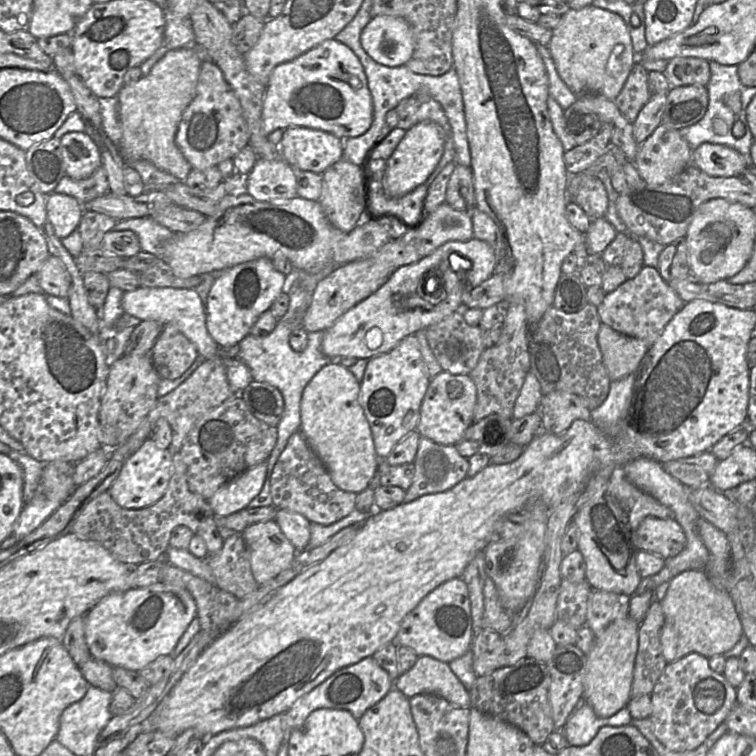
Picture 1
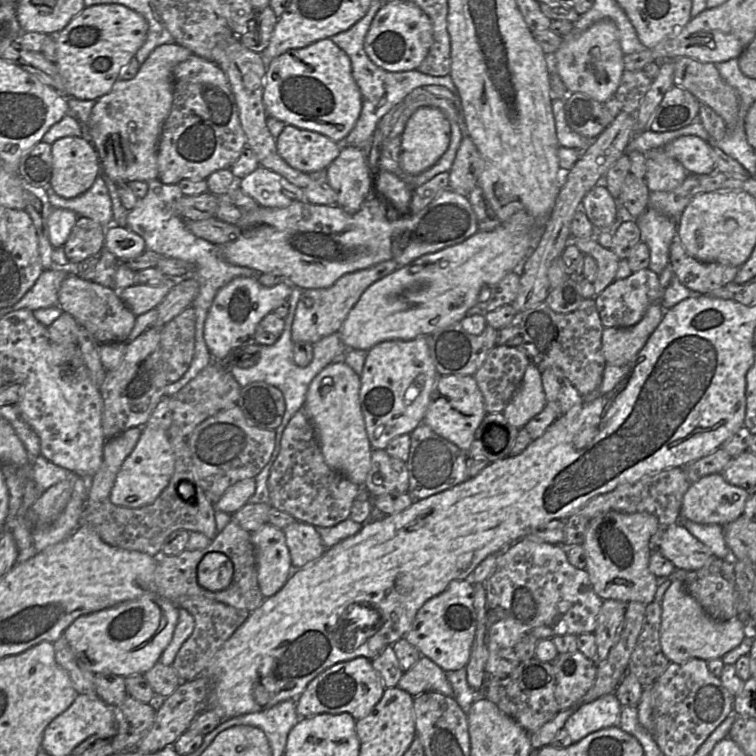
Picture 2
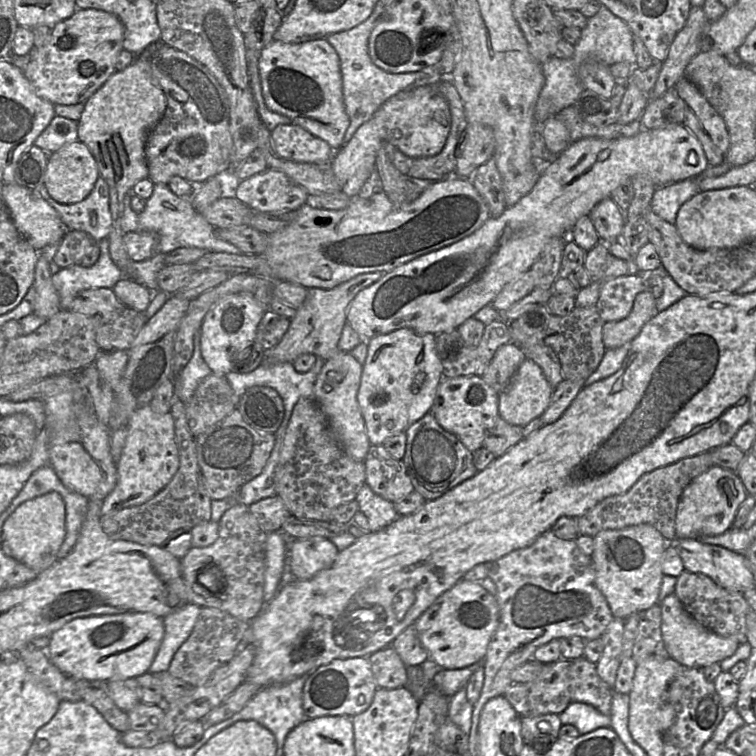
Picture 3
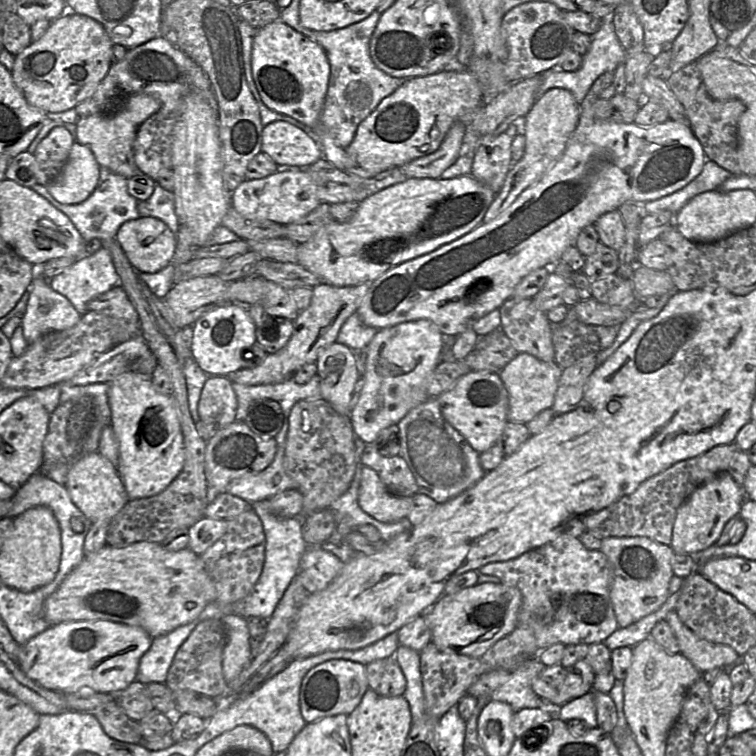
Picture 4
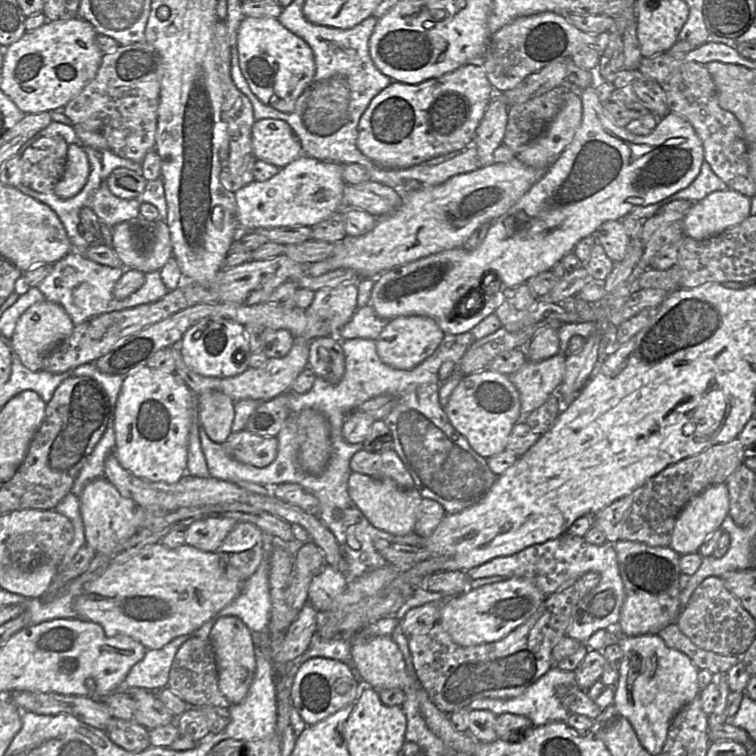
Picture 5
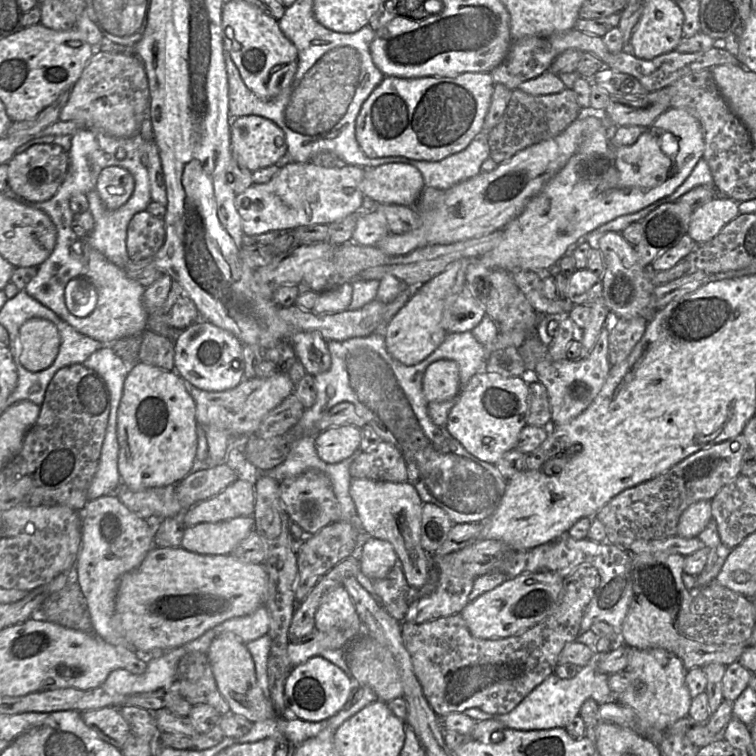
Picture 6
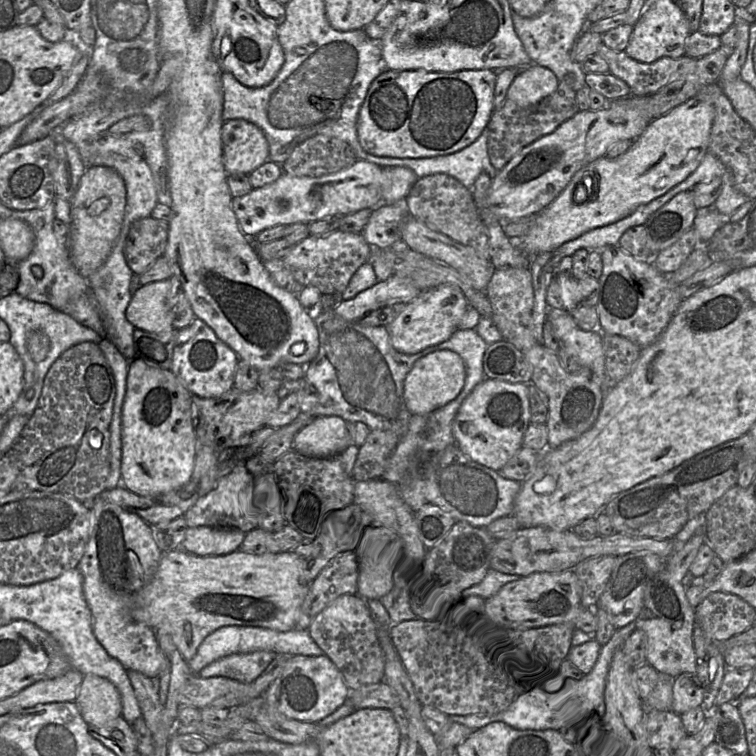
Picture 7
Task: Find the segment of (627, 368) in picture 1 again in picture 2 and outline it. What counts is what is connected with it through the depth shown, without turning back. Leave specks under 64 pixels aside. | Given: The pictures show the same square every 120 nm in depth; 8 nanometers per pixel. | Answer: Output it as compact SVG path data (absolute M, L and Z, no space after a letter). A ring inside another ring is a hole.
M652 304L636 325L628 328L604 328L602 352L606 364L624 366L633 362L663 319L661 304Z

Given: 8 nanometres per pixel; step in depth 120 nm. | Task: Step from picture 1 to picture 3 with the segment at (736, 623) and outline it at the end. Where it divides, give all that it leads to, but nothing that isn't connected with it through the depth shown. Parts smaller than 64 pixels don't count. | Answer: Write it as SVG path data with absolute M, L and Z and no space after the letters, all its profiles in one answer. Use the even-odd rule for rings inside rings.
M673 592L661 603L661 631L669 657L687 668L705 668L732 656L740 643L735 636L723 637L715 634L696 621L683 607Z

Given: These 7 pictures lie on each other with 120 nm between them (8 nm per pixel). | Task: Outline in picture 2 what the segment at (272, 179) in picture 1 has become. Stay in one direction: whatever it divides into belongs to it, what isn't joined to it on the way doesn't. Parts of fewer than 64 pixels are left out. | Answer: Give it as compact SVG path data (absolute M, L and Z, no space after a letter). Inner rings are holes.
M262 166L242 178L239 187L262 207L284 208L294 202L305 201L303 189Z

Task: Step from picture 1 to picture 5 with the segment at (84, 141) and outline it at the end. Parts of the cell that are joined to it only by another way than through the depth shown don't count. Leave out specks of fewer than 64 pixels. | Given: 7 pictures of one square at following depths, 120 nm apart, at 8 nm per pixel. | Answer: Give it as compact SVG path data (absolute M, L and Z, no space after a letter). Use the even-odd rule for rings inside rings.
M79 143L68 145L65 172L54 187L54 194L62 199L77 195L85 186L90 173L90 165L84 148Z

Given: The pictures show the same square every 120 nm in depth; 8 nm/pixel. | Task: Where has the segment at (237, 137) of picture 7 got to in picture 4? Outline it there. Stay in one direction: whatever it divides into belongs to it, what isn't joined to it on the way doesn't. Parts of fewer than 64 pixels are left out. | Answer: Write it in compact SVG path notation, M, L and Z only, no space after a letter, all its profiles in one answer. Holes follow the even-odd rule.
M274 121L263 127L261 151L279 168L306 168L323 157L316 138L285 121Z

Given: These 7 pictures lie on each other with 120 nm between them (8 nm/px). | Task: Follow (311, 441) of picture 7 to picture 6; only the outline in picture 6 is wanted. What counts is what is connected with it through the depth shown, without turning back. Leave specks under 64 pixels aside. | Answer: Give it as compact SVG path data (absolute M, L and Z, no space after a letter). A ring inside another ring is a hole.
M344 424L330 427L316 434L315 446L319 457L327 463L338 463L360 447L360 428Z

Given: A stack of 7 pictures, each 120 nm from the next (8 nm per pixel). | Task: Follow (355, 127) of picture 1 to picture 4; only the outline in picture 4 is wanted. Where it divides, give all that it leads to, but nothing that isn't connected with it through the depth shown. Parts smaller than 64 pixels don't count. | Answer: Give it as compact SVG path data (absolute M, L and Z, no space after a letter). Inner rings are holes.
M274 21L259 29L254 37L252 51L252 74L259 95L268 108L288 115L311 129L323 151L323 157L338 169L350 169L351 159L345 149L337 146L333 139L318 128L319 117L325 102L329 78L330 64L324 49L316 42L297 32L282 21Z

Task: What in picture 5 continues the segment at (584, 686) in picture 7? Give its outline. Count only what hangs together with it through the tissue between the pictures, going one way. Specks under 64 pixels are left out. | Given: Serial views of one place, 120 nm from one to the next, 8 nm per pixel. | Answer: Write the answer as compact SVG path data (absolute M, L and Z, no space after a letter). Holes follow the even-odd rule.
M554 665L521 695L507 700L489 698L475 700L468 706L468 709L469 711L489 710L496 715L510 713L526 716L532 721L534 727L539 727L554 721L566 722L570 713L563 707L561 701L556 695L556 688L559 685L577 686L575 673L573 671L560 670Z

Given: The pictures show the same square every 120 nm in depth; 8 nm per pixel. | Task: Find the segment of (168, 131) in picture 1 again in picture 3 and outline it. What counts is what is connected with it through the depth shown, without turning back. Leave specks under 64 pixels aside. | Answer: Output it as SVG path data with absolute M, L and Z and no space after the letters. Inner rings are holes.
M155 42L151 44L149 47L147 47L145 50L143 50L139 55L136 56L135 61L127 67L124 71L116 71L105 83L104 85L99 88L86 102L84 106L84 110L82 112L82 115L80 117L80 120L78 121L78 140L81 142L85 143L87 147L90 149L92 155L94 156L100 176L105 179L105 181L108 184L109 187L109 194L110 194L110 211L112 215L112 224L110 228L110 233L108 236L109 239L109 252L111 255L111 258L113 262L119 267L119 269L122 271L122 277L128 277L127 273L127 268L128 265L131 263L131 259L129 258L127 251L125 249L125 245L123 242L123 235L124 232L121 230L121 219L123 216L123 209L124 209L124 204L123 200L124 197L128 194L131 193L131 190L133 186L140 181L141 179L148 178L148 165L145 157L145 144L147 137L151 130L156 126L156 124L161 120L163 117L165 110L166 110L166 97L163 92L163 90L159 87L157 84L156 79L154 78L153 72L152 72L152 62L153 62L153 57L154 53L157 51L157 46L160 45L161 42Z

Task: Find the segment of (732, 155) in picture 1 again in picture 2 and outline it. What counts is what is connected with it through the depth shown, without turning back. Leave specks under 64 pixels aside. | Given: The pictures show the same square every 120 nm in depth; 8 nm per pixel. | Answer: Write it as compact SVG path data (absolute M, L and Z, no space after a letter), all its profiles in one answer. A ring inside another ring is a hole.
M681 136L662 149L668 156L678 160L688 174L707 175L716 172L713 148L698 136Z

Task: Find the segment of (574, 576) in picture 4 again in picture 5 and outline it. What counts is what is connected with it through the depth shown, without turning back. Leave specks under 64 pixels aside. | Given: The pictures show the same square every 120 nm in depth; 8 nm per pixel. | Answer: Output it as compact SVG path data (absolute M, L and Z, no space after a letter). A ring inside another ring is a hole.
M567 532L558 538L532 545L513 555L494 558L469 569L466 574L469 580L492 576L502 576L505 579L526 578L547 597L558 589L568 587L589 571L597 572L600 575L600 581L579 602L574 617L566 629L566 637L586 643L596 631L611 629L619 625L625 590L619 571L617 553L612 543L593 545L588 543L584 537Z

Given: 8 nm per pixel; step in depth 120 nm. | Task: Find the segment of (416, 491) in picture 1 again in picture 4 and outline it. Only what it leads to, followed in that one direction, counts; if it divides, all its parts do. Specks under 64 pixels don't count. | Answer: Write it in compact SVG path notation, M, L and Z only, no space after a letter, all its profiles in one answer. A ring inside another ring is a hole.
M429 398L411 409L397 424L401 456L415 477L418 493L445 503L484 477L479 454L443 417L437 398Z

